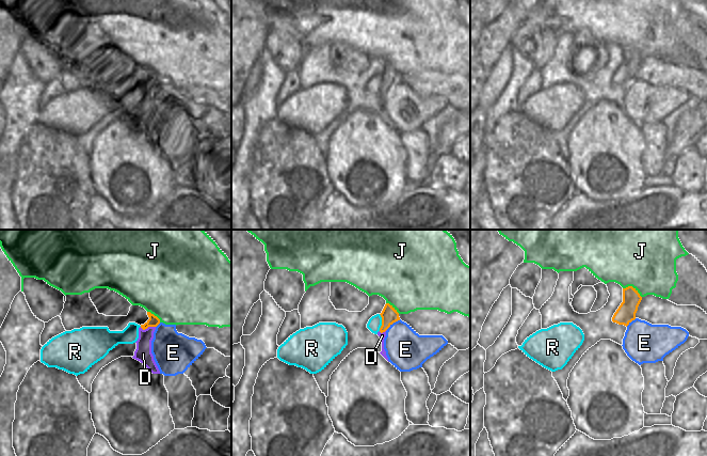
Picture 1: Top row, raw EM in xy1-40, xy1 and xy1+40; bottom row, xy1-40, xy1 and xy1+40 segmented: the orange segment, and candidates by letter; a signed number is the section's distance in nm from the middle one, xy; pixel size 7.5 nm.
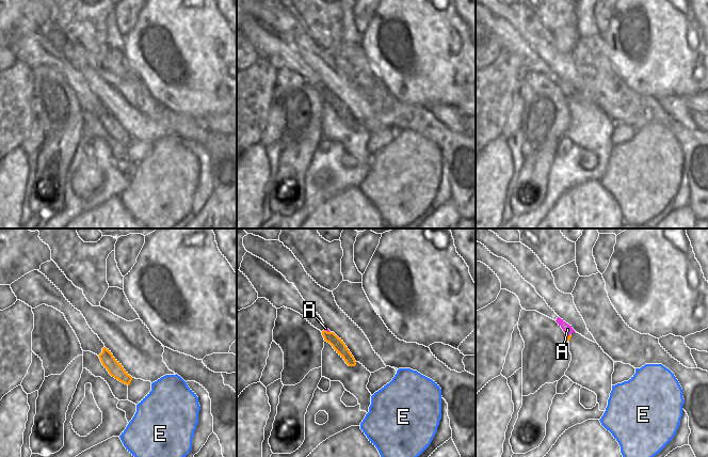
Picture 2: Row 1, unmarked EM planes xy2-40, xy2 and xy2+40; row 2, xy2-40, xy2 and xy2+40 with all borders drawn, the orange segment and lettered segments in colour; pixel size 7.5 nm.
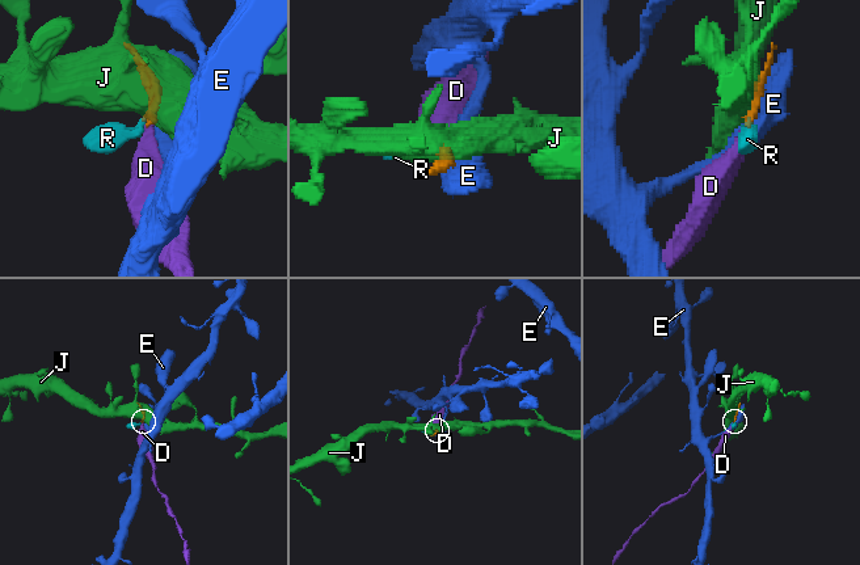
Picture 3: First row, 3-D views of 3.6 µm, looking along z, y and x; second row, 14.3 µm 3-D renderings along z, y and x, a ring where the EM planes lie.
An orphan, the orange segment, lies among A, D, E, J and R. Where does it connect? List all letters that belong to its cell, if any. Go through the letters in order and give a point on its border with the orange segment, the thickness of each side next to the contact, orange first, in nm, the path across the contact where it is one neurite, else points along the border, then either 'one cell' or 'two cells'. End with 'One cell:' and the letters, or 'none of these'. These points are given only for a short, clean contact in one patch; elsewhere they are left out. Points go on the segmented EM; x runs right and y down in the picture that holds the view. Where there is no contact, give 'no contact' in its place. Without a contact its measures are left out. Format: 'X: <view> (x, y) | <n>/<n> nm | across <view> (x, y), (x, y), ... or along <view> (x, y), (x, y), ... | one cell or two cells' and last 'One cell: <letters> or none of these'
A: xy2 (326, 331) | 90/20 nm | across xy2 (338, 345), (326, 331), (325, 328) | one cell
D: xy1-40 (147, 327) | 80/130 nm | across xy1-40 (154, 320), (147, 327), (143, 354) | one cell
E: xy1 (392, 323) | 120/300 nm | two cells
J: xy1+40 (632, 287) | 140/480 nm | two cells
R: xy1 (382, 323) | 120/100 nm | two cells
One cell: A, D

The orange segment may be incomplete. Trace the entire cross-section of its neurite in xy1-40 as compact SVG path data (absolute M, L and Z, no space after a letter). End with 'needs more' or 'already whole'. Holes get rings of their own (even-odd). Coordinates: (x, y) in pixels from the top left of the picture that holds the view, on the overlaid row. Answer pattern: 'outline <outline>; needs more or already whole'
outline M147 312L147 315L149 319L139 328L139 339L135 342L136 349L132 358L140 361L152 374L160 374L151 353L154 332L160 324L160 319L150 312Z; needs more

